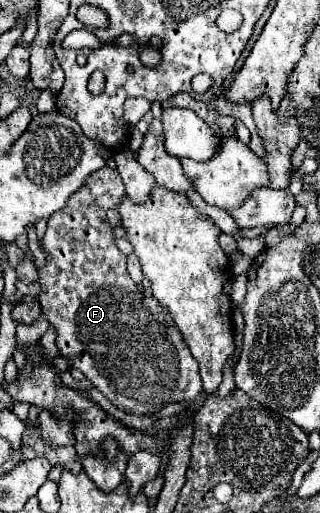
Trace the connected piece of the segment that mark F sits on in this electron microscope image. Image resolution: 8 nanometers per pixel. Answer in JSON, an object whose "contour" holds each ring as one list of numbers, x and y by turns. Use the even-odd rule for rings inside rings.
{"contour":[[101,167,97,169,93,175,89,175,85,187,81,187,81,191,77,191,77,195,73,195,73,199,69,199,69,203,53,213,53,217,49,217,47,221,47,231,45,231,45,237,43,237,43,247,45,247,45,257,47,257,47,265,43,271,39,271,39,281,41,281,41,293,39,293,39,303,41,303,41,311,43,315,47,317,47,321,51,325,57,327,57,347,61,351,61,355,69,357,71,365,77,367,117,409,129,413,129,415,153,415,157,413,159,409,163,409,165,405,169,403,191,403,195,401,201,393,203,393,203,387,201,387,201,377,199,377,199,367,197,367,197,361,193,359,189,347,185,345,179,329,175,327,175,323,171,321,167,309,155,299,155,297,147,297,143,295,143,291,131,281,129,273,127,273,127,257,119,251,119,247,113,243,113,227,109,225,107,221,107,211,109,209,117,209,117,203,125,199,125,185,121,183,121,177,117,175,117,171,113,171,111,167]]}

